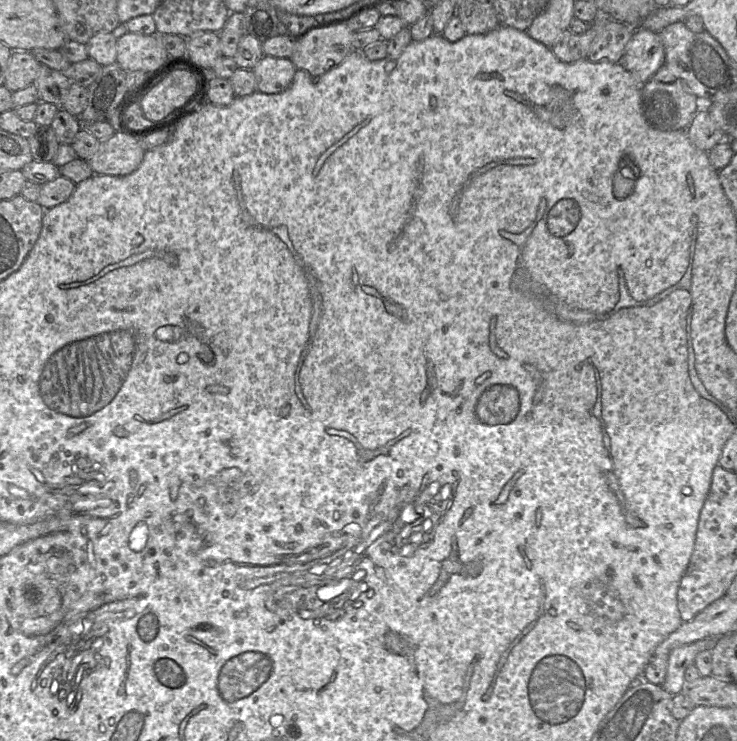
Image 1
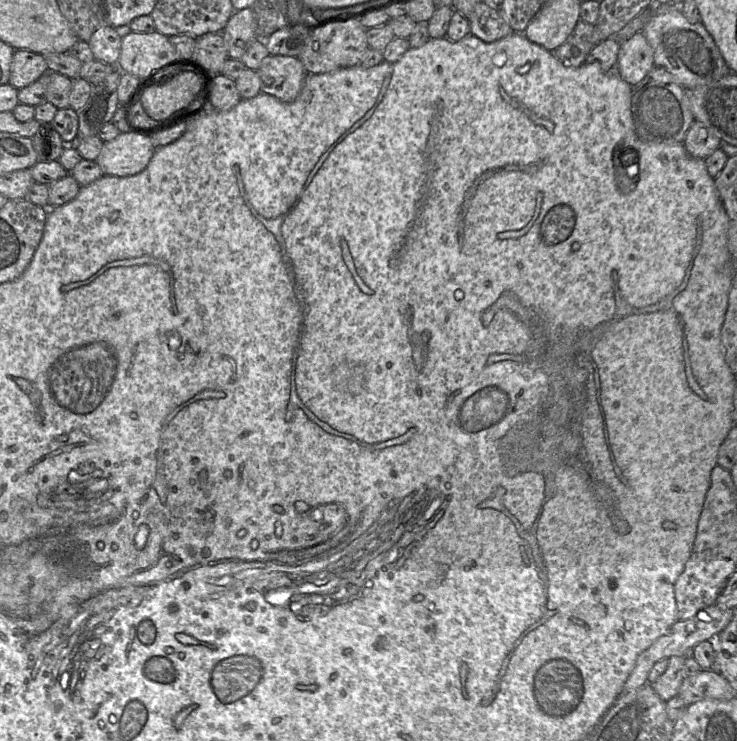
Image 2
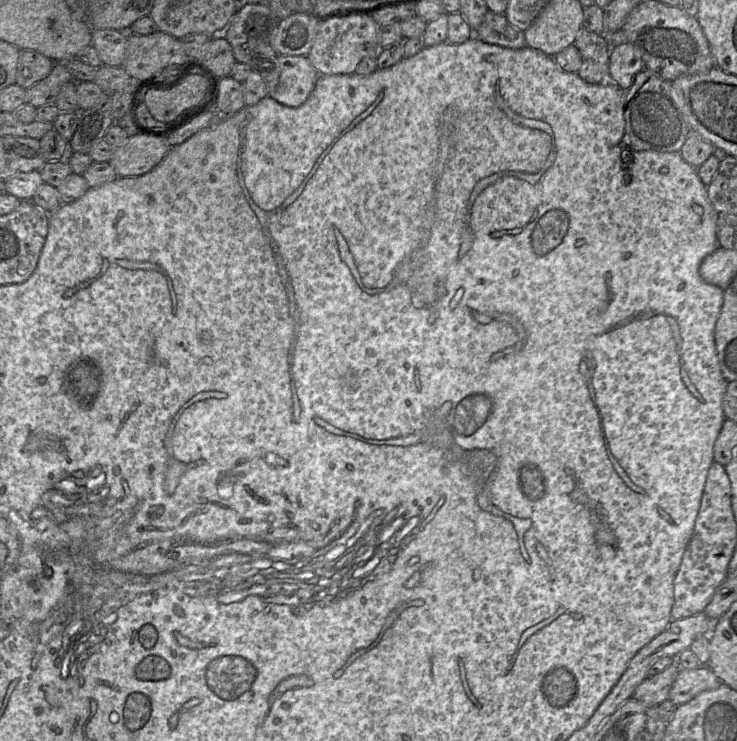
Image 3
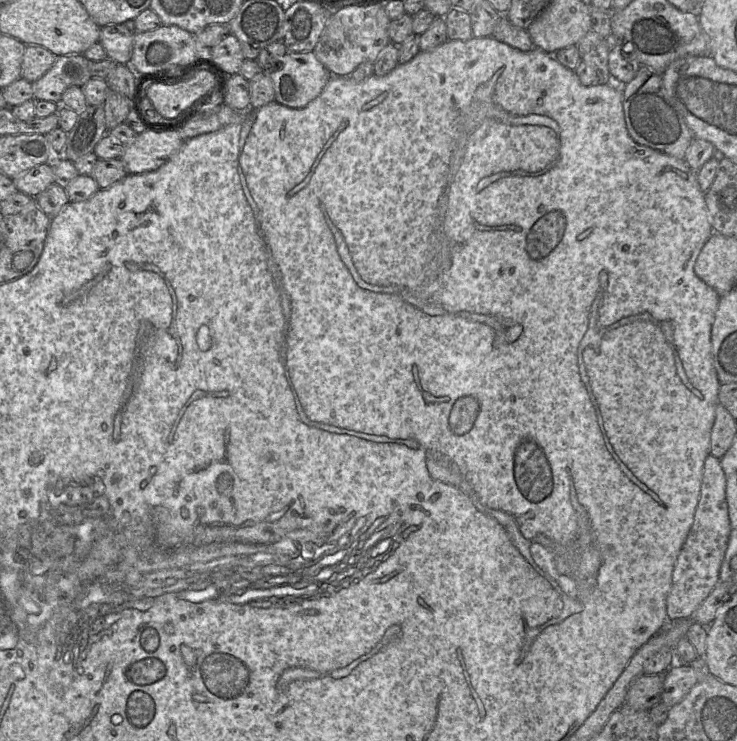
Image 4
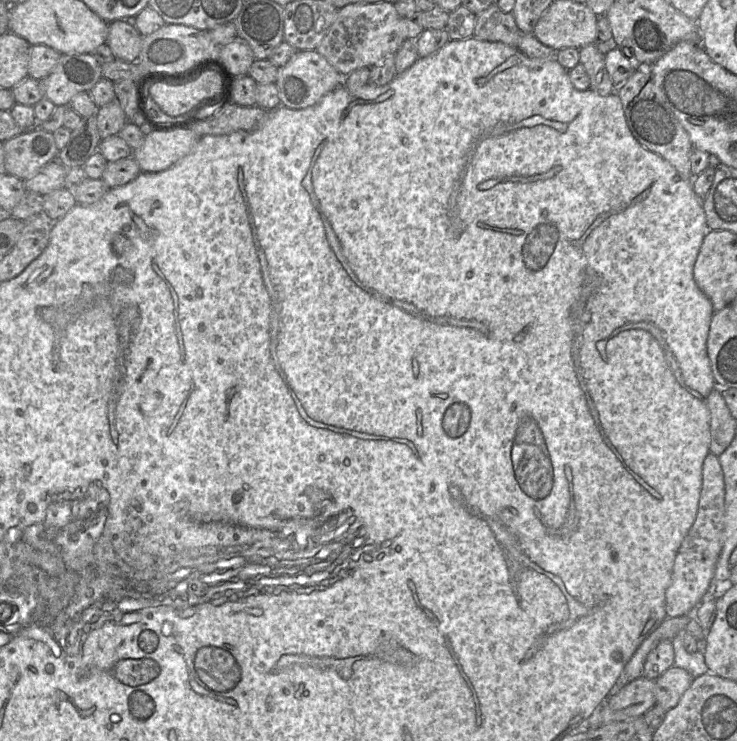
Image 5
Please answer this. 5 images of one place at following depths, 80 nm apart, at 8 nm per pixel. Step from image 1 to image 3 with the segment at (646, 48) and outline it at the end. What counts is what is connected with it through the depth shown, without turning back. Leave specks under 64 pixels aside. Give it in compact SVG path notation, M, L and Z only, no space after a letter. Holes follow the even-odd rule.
M626 42L610 50L609 74L618 86L627 91L638 73L645 70L640 51Z

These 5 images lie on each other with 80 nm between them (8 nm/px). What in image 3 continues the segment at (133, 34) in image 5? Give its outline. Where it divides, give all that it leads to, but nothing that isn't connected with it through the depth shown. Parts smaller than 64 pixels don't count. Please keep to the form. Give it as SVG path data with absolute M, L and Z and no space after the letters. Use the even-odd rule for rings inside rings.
M112 29L92 30L91 45L97 51L102 65L119 67L123 65L127 38Z

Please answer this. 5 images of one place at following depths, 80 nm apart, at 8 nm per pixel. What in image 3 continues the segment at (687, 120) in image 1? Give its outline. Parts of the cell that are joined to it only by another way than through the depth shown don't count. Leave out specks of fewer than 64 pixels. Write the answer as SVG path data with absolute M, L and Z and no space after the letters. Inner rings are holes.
M643 70L633 85L625 91L625 134L623 143L635 151L680 152L691 128L676 103L676 90L672 81Z

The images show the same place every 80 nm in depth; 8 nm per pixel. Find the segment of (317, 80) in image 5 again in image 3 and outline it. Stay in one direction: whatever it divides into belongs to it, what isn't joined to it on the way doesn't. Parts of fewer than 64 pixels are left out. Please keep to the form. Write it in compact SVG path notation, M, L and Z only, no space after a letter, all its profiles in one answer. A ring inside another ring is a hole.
M278 55L274 66L260 73L268 95L292 108L301 106L312 93L320 76L307 56Z

